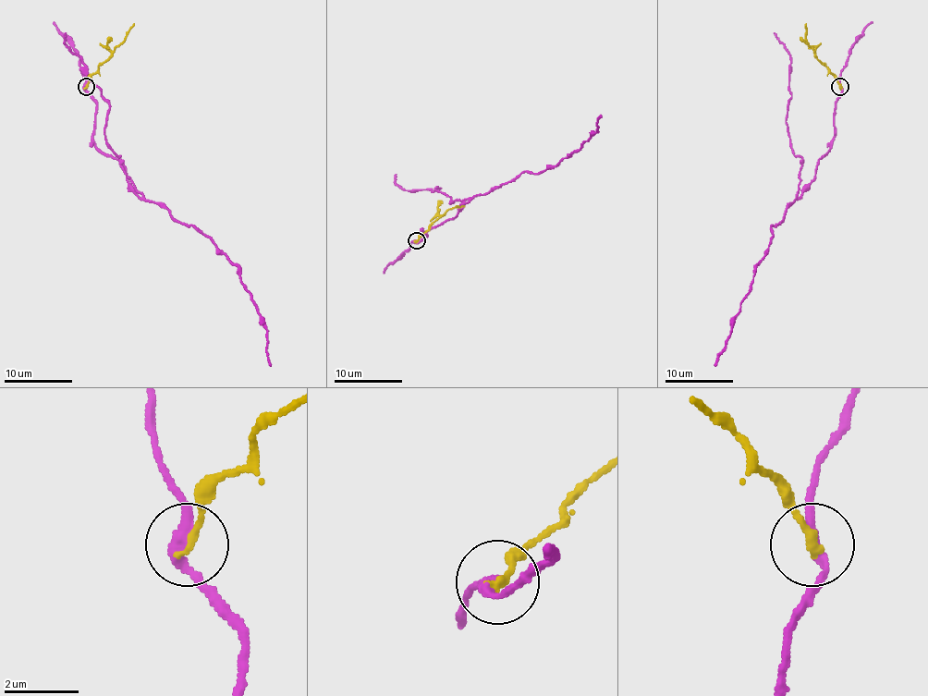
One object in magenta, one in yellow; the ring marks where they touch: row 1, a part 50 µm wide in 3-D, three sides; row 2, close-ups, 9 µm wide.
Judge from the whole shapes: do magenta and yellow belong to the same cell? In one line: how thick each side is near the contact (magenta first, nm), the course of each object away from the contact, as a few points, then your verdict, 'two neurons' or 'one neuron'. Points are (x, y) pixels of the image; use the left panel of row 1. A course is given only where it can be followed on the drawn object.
280 nm thick on the magenta side, 240 nm on the other; magenta runs (87, 87), (97, 105), (93, 143), (122, 164), (144, 201), (199, 228), (238, 267), (267, 330), (270, 366); yellow runs (87, 87), (90, 77), (108, 58), (134, 24); two neurons

